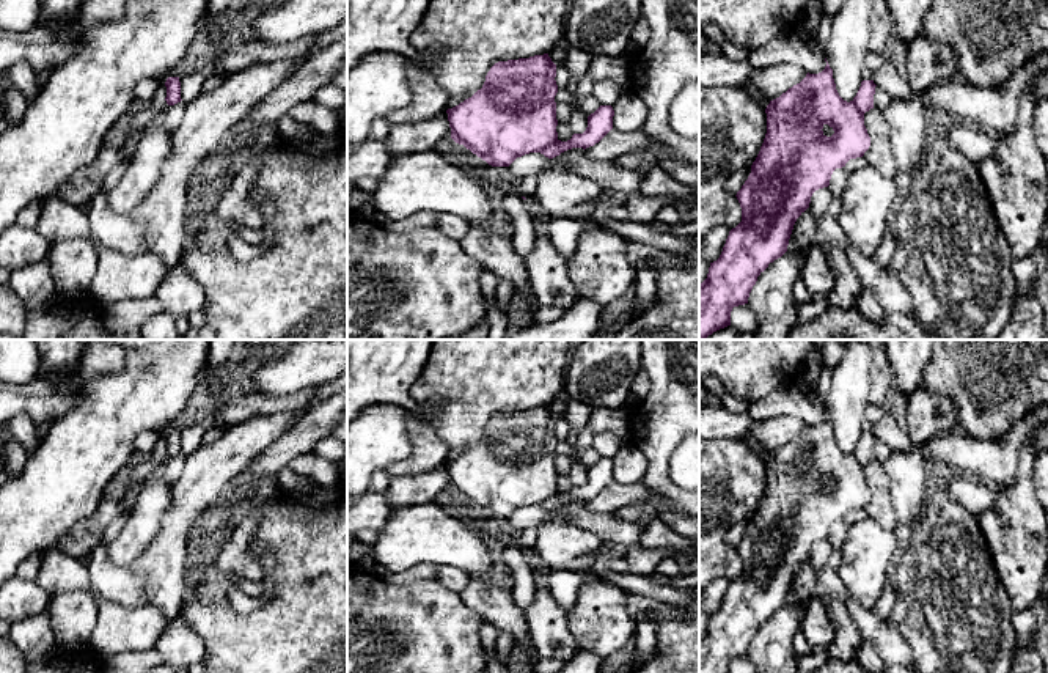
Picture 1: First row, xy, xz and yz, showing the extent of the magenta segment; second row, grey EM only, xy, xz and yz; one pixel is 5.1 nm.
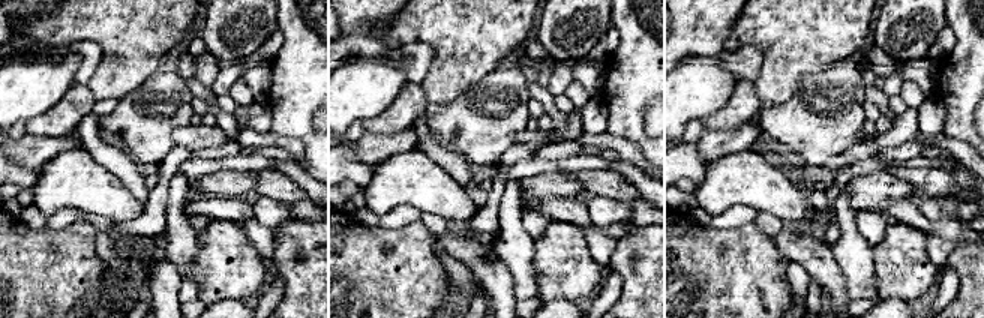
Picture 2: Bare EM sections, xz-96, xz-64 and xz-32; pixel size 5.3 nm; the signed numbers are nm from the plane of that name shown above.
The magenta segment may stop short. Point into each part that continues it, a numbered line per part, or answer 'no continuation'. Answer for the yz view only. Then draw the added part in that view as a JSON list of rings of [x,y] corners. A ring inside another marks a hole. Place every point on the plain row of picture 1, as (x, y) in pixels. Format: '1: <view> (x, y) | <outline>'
no continuation

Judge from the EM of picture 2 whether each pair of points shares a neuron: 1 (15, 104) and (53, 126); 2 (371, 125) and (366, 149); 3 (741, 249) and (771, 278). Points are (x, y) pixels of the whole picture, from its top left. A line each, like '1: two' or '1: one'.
1: two
2: two
3: one

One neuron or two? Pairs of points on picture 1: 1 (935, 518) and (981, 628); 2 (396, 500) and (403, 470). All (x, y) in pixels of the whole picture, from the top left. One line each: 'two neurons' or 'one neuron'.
1: one neuron
2: two neurons

